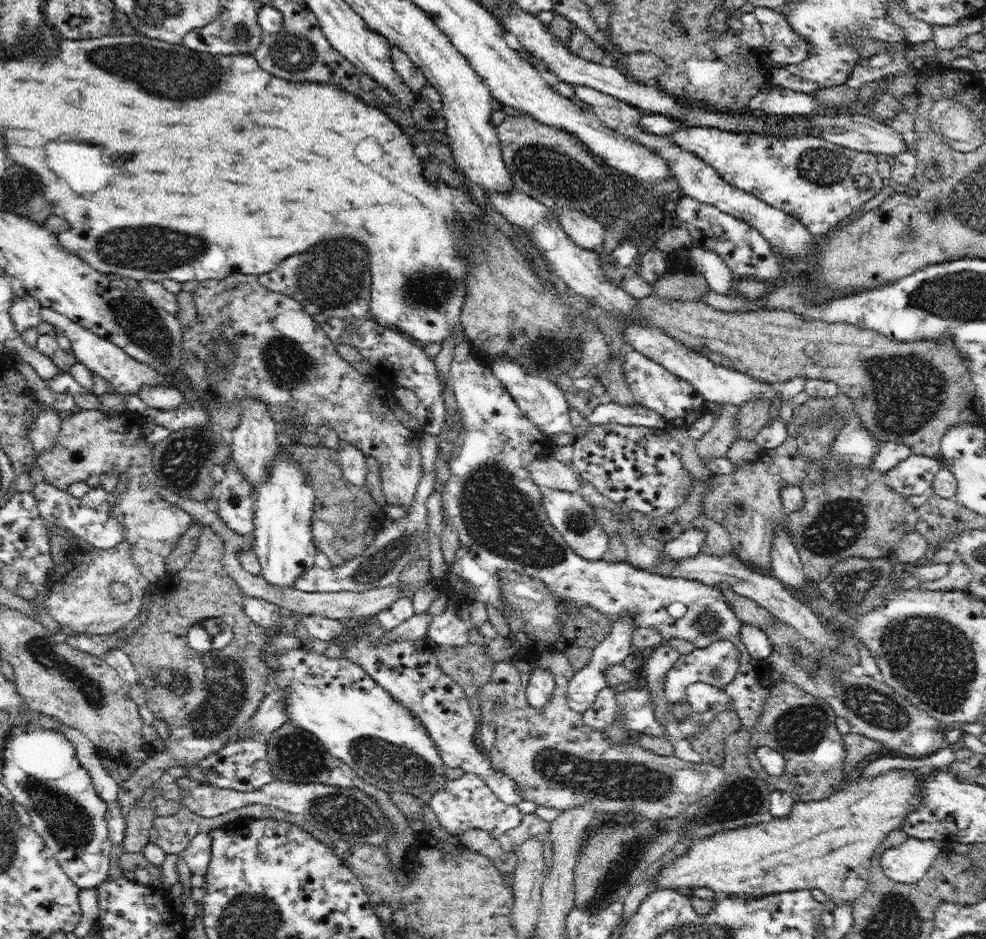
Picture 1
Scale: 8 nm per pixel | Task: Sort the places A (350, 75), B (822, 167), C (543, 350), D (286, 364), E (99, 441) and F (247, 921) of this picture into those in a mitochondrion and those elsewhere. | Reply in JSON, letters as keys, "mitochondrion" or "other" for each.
{"A":"other","B":"mitochondrion","C":"mitochondrion","D":"mitochondrion","E":"other","F":"mitochondrion"}

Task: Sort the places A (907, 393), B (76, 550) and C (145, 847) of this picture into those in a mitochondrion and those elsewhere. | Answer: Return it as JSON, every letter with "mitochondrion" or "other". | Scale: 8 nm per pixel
{"A":"mitochondrion","B":"other","C":"other"}

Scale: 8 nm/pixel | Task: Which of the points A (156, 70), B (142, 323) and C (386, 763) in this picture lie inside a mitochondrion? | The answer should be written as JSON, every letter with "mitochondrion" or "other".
{"A":"mitochondrion","B":"mitochondrion","C":"mitochondrion"}

